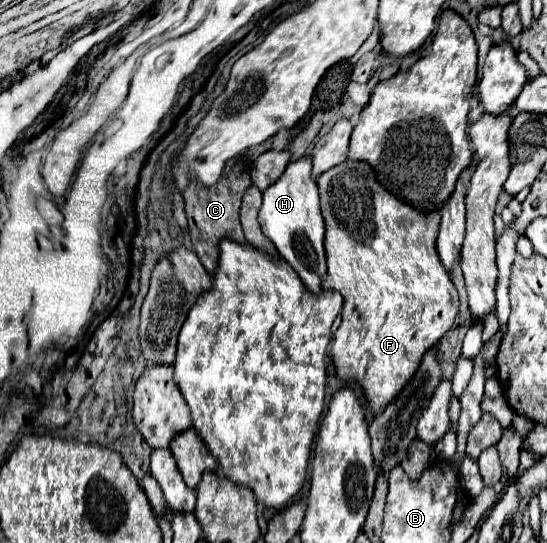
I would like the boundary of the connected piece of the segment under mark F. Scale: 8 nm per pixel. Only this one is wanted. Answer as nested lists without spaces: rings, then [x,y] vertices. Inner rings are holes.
[[[344,161],[322,173],[318,179],[322,215],[326,221],[326,265],[328,273],[322,289],[338,291],[344,297],[342,325],[338,327],[330,355],[340,379],[354,379],[362,385],[372,411],[390,403],[418,369],[422,355],[454,325],[458,313],[458,293],[436,253],[440,209],[416,211],[378,183],[372,167],[362,161]]]

